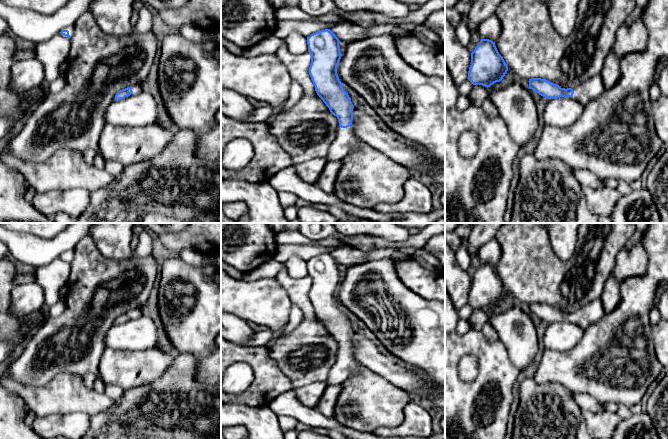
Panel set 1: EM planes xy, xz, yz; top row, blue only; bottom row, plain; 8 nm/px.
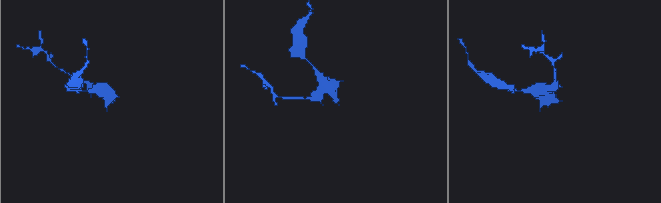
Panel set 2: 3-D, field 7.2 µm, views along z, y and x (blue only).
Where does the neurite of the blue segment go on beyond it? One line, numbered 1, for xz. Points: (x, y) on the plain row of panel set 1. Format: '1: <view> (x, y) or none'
1: xz (346, 364)

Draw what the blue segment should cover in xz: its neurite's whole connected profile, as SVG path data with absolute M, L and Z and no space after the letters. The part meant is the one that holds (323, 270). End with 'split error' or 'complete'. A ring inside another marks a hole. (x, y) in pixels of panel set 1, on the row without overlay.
M330 253L315 256L307 261L308 276L311 278L309 299L315 315L339 345L337 359L330 369L327 385L342 385L348 377L363 367L354 357L354 330L337 298L342 280L339 267L340 264Z; split error

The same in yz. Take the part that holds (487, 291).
M481 263L471 277L471 289L468 304L473 309L490 311L500 306L508 295L503 281L499 278L495 266Z; complete

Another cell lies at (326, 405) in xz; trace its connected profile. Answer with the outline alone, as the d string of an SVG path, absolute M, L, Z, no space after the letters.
M328 385L323 396L320 398L319 403L314 409L327 417L332 417L341 391L342 385Z

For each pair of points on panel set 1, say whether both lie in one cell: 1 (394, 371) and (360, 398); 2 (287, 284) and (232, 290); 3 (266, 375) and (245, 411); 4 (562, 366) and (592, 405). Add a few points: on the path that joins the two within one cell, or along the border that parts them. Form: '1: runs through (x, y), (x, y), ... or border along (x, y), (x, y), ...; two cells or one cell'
1: border along (364, 366), (404, 390); two cells
2: border along (275, 278), (286, 291), (291, 303); two cells
3: border along (231, 402), (240, 402), (248, 405), (266, 405); two cells
4: border along (573, 392), (588, 393), (599, 401); two cells

